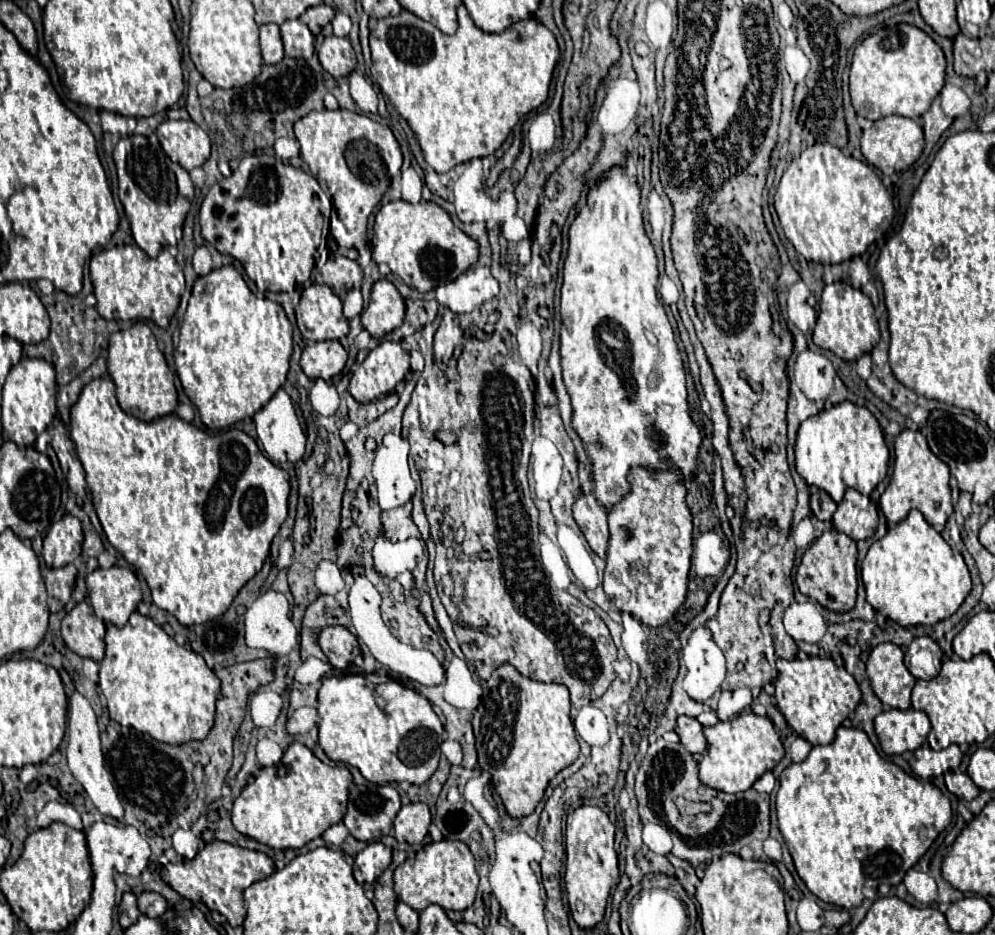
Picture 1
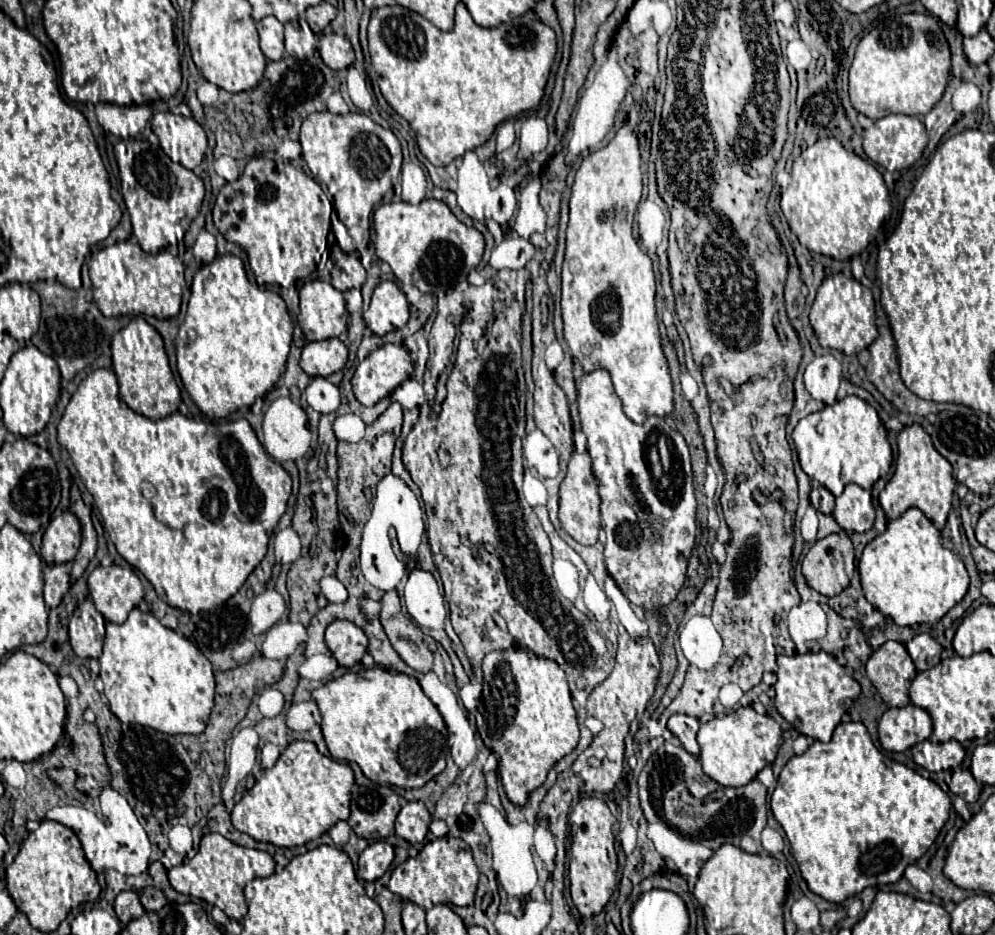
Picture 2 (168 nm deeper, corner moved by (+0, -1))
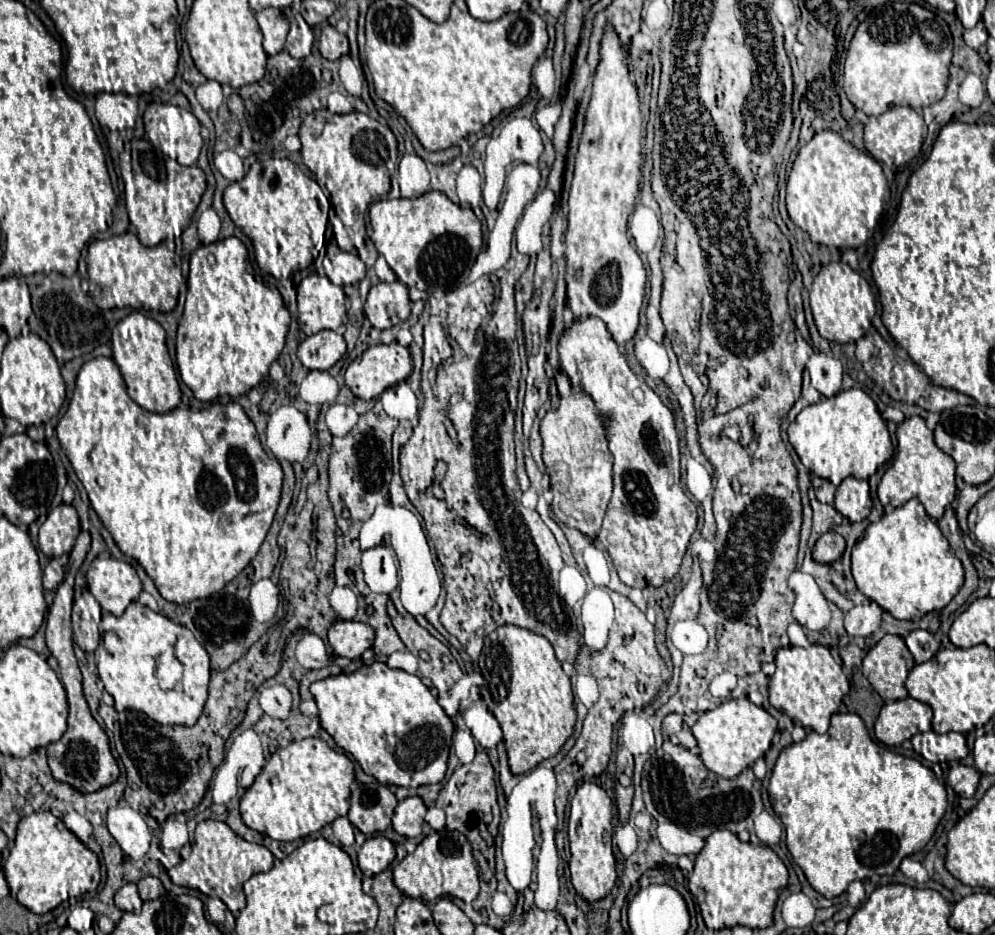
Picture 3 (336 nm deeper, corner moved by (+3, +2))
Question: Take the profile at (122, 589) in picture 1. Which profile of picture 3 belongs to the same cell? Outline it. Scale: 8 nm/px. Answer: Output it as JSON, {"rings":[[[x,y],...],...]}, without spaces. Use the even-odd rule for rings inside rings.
{"rings":[[[97,557],[85,577],[87,589],[97,597],[99,605],[113,615],[121,615],[143,589],[141,579],[127,561]]]}

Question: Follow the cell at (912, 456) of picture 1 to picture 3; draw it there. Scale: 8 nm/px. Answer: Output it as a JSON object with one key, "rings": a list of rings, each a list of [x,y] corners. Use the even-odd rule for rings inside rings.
{"rings":[[[915,415],[915,417],[905,419],[897,427],[895,461],[885,471],[885,475],[879,483],[879,489],[877,489],[879,501],[883,505],[901,507],[909,499],[917,497],[925,505],[925,511],[929,517],[941,519],[945,507],[955,499],[955,491],[957,491],[957,487],[955,487],[955,461],[953,461],[953,457],[935,445],[933,431],[927,429],[923,417]]]}

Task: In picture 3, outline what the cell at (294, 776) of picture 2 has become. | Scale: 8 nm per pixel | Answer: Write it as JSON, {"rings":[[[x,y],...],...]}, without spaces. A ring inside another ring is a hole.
{"rings":[[[309,737],[293,741],[269,757],[251,789],[245,791],[241,797],[241,817],[251,829],[277,841],[307,837],[337,817],[347,815],[353,779],[351,759],[329,747],[323,739]]]}

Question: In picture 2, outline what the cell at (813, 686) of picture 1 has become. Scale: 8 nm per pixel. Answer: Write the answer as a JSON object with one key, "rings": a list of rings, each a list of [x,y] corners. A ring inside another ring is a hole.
{"rings":[[[808,652],[794,656],[778,656],[776,710],[804,736],[820,742],[830,742],[834,728],[840,724],[844,712],[860,696],[860,684],[844,672],[834,656],[826,652]]]}

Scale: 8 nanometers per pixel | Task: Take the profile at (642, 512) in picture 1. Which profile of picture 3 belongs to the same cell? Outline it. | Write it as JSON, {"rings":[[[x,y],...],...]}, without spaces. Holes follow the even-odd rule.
{"rings":[[[599,317],[573,319],[573,325],[561,333],[559,357],[571,383],[581,385],[593,397],[597,411],[609,415],[607,441],[613,453],[613,497],[599,539],[625,585],[659,587],[679,571],[697,527],[697,507],[681,489],[679,439],[673,413],[629,369]]]}

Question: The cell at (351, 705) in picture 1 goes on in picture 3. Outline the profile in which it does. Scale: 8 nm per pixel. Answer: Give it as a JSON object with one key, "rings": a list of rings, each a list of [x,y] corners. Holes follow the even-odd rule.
{"rings":[[[375,661],[355,673],[315,681],[311,693],[319,707],[321,727],[379,783],[409,789],[439,783],[445,777],[455,727],[417,675]]]}

